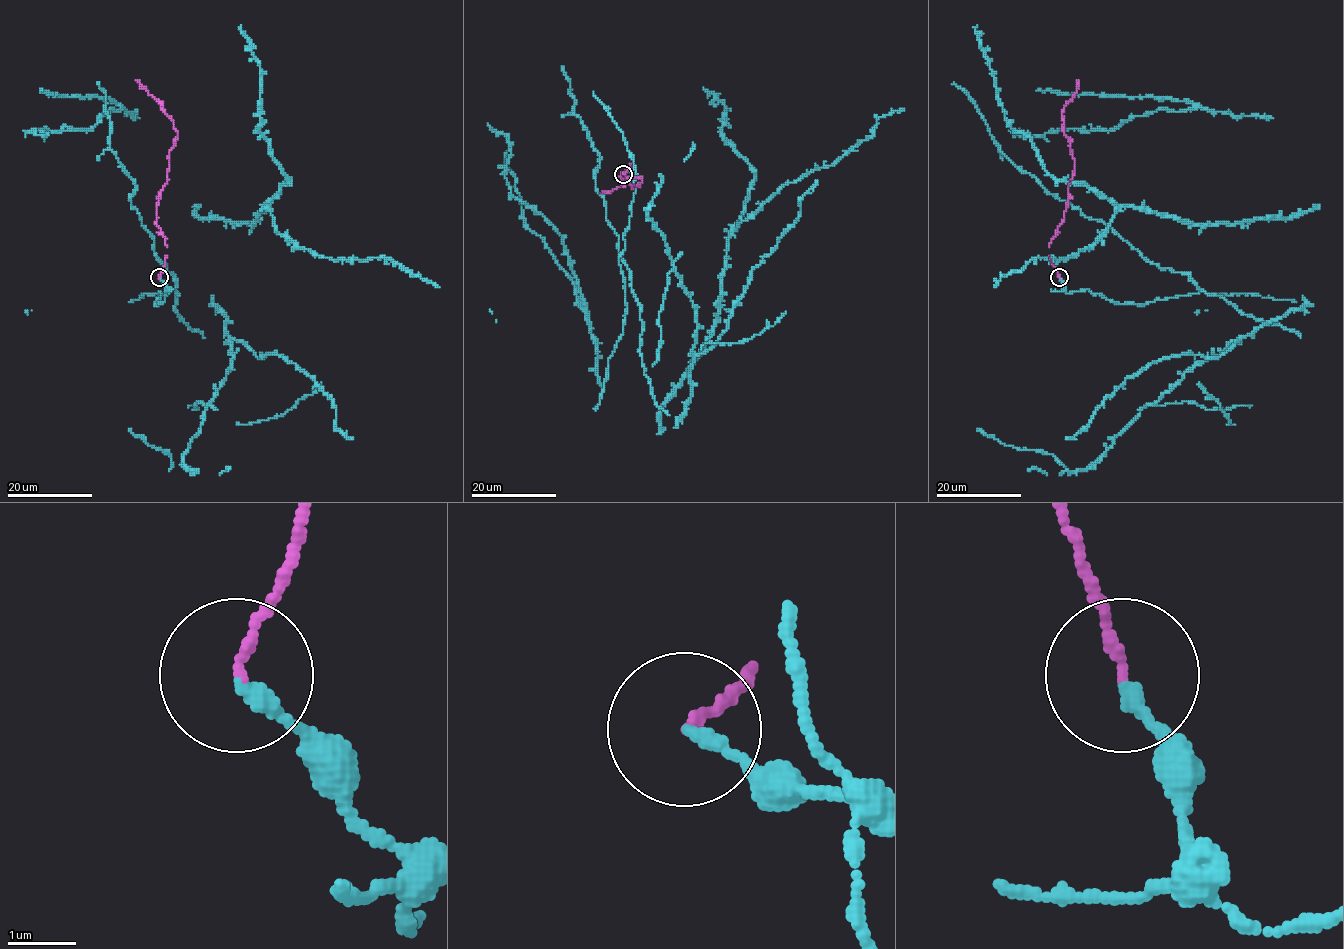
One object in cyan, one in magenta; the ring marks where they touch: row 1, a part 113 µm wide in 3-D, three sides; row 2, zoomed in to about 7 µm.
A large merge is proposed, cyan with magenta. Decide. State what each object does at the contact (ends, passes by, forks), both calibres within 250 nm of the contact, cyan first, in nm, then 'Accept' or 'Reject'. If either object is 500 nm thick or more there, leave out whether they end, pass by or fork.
At the ring cyan ends. At the ring magenta ends. Thickness 220 nm (cyan) against 140 nm. Accept

